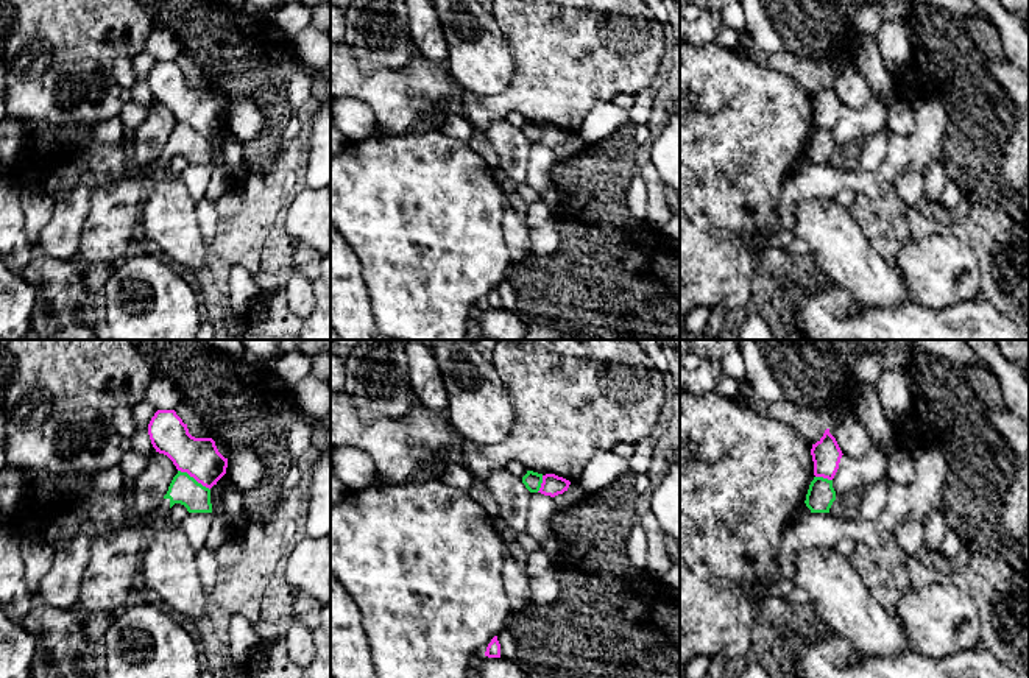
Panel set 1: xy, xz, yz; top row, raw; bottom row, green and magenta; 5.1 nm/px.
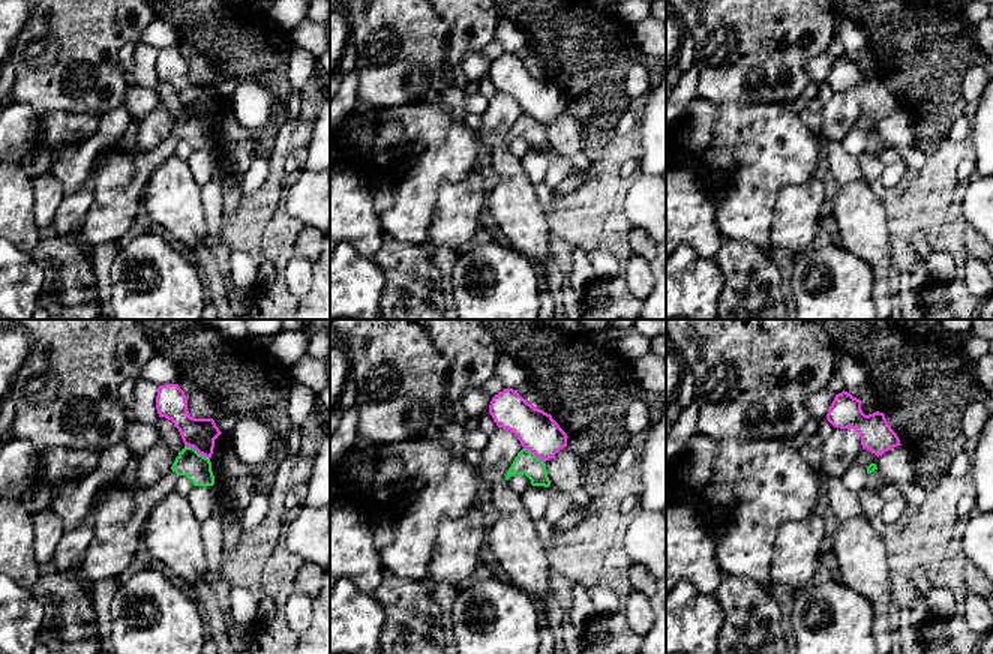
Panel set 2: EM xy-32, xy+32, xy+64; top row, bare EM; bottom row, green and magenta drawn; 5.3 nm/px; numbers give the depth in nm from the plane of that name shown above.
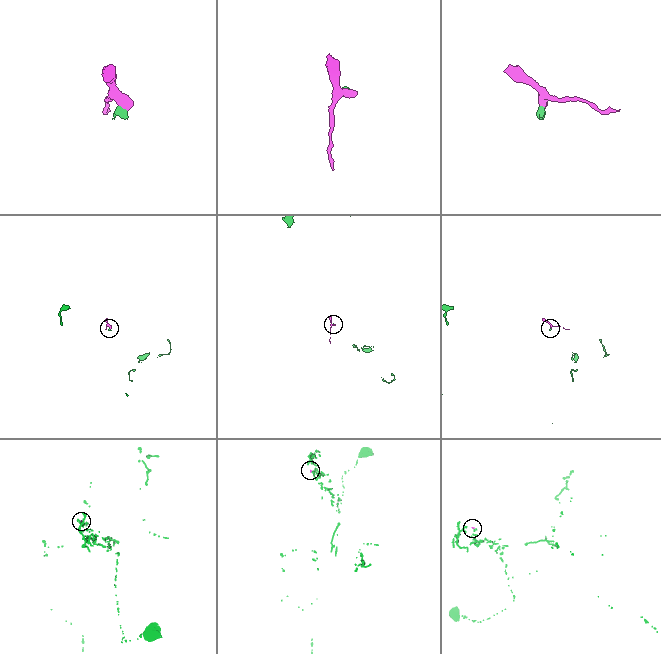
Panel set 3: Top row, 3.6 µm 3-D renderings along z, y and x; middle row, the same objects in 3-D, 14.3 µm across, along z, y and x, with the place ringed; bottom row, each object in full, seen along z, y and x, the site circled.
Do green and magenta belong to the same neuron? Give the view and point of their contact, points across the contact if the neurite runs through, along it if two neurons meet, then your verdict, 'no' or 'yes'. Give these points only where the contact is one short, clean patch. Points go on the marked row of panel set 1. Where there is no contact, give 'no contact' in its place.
xy (192, 477) | along xy (178, 469), (192, 476), (209, 490) | no

